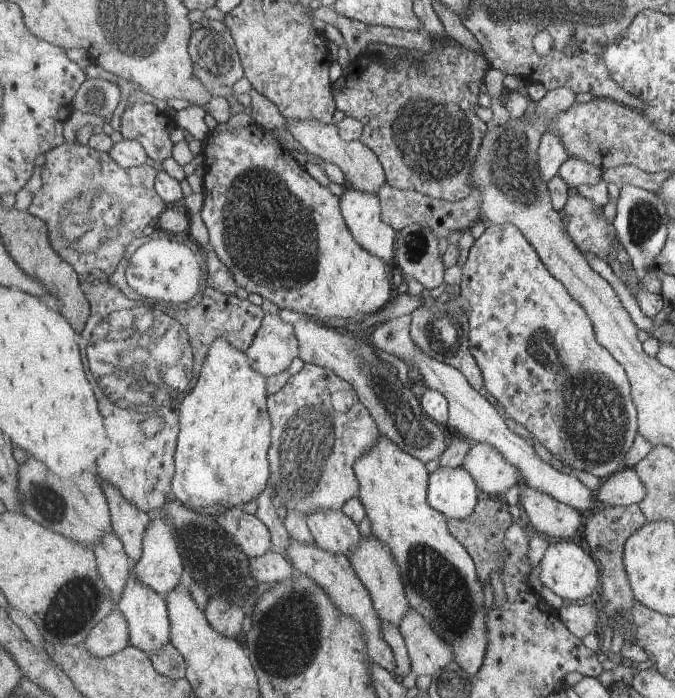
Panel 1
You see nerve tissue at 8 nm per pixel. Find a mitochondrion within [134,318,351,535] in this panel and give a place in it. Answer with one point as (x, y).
(307, 440)

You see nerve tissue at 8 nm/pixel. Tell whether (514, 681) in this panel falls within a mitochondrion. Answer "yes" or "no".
yes

